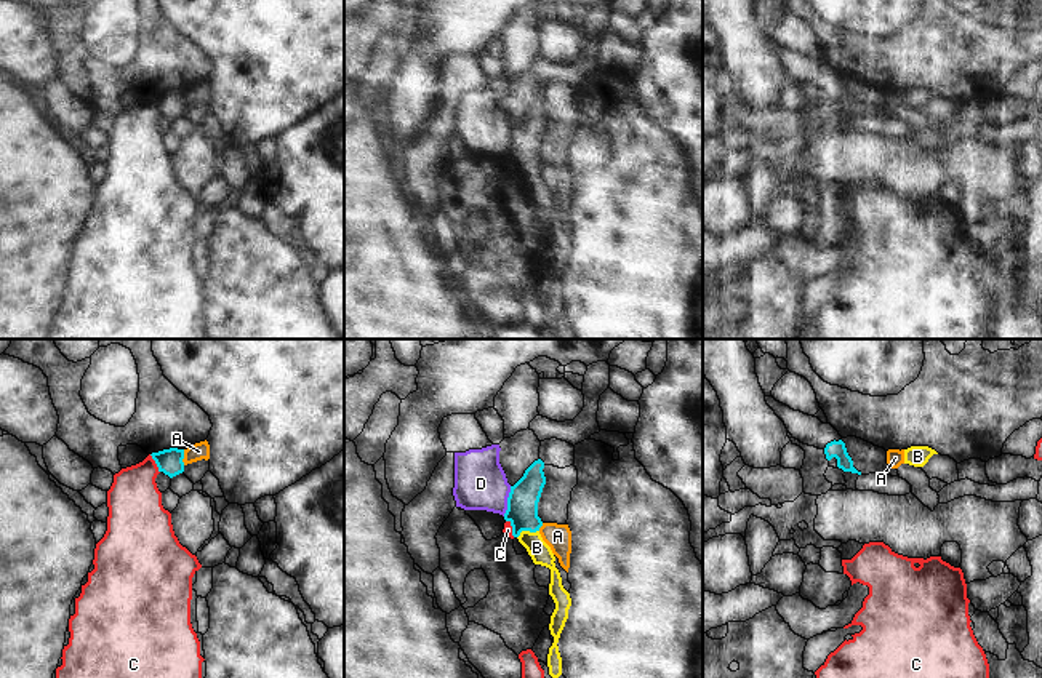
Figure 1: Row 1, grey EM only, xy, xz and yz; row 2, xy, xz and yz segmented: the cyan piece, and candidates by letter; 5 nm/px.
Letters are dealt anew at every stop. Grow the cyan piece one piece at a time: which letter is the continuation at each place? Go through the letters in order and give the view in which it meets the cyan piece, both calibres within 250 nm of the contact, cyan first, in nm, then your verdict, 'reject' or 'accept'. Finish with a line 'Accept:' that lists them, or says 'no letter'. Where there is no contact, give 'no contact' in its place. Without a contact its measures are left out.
A: contact in xy; calibres 130 and 90 nm; reject
B: contact in xz; calibres 160 and 110 nm; accept
C: contact in xy; calibres 130 and 280 nm; reject
D: contact in xz; calibres 160 and 260 nm; reject
Accept: B

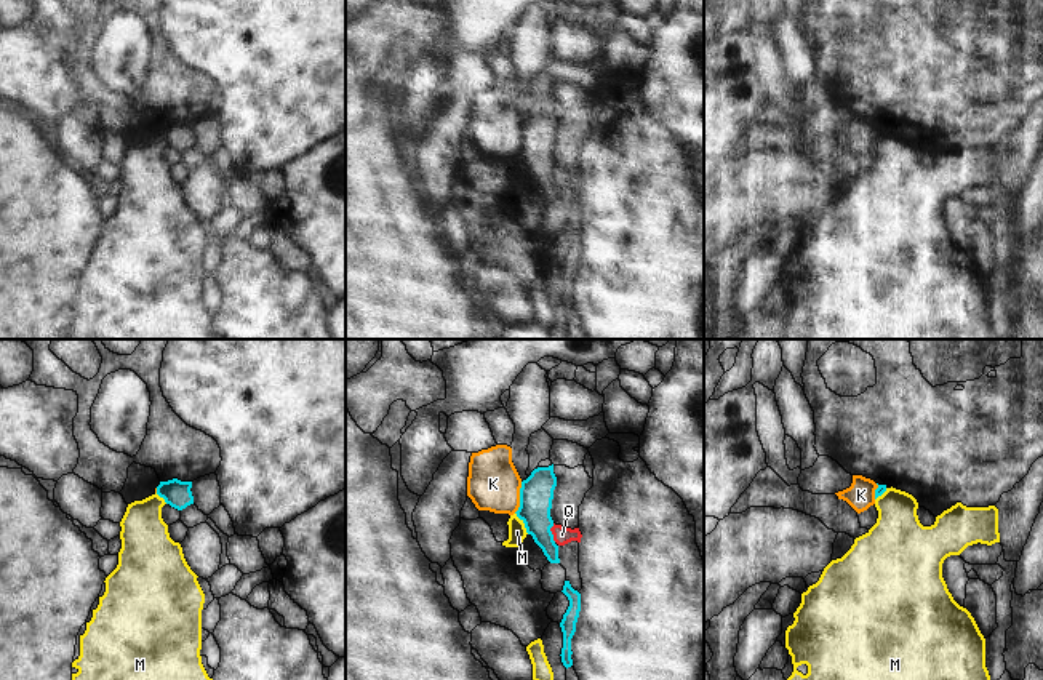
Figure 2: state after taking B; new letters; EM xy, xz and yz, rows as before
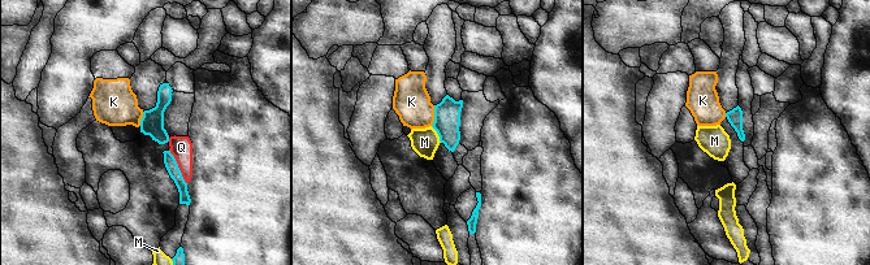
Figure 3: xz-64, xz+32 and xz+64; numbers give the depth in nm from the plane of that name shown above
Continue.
K: contact in xz; calibres 170 and 260 nm; reject
M: contact in xz; calibres 170 and 90 nm; reject
Q: contact in xz; calibres 170 and 90 nm; reject
Accept: no letter

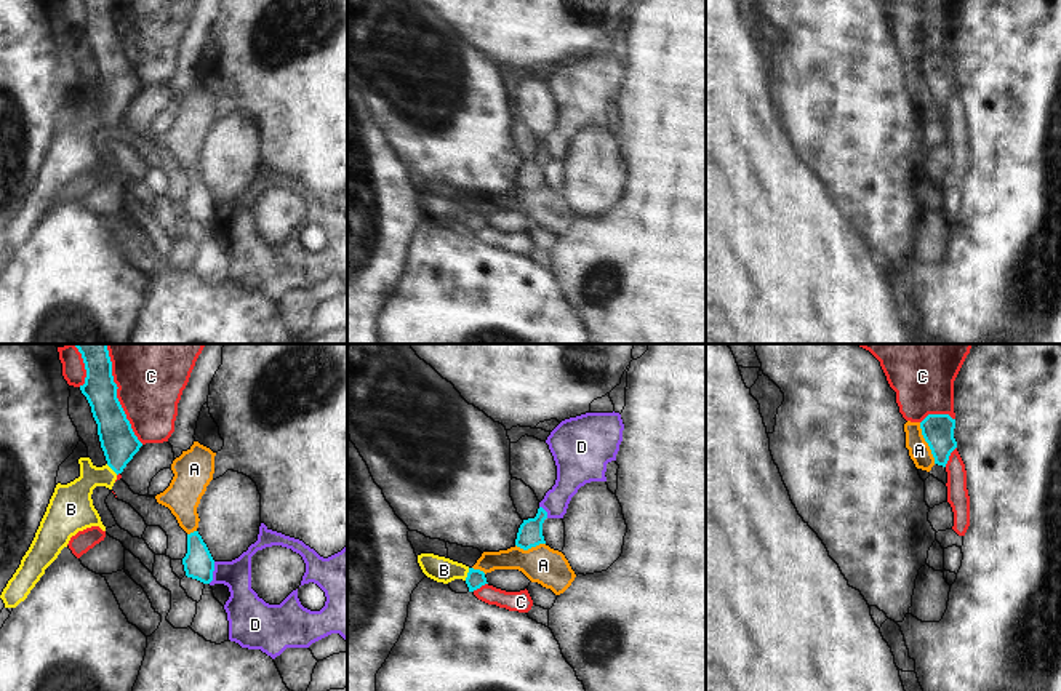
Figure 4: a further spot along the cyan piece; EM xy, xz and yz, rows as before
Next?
A: contact in yz; calibres 160 and 110 nm; reject
B: contact in xz; calibres 90 and 130 nm; accept
C: contact in xy; calibres 180 and 320 nm; reject
D: contact in xy; calibres 150 and 190 nm; reject
Accept: B

